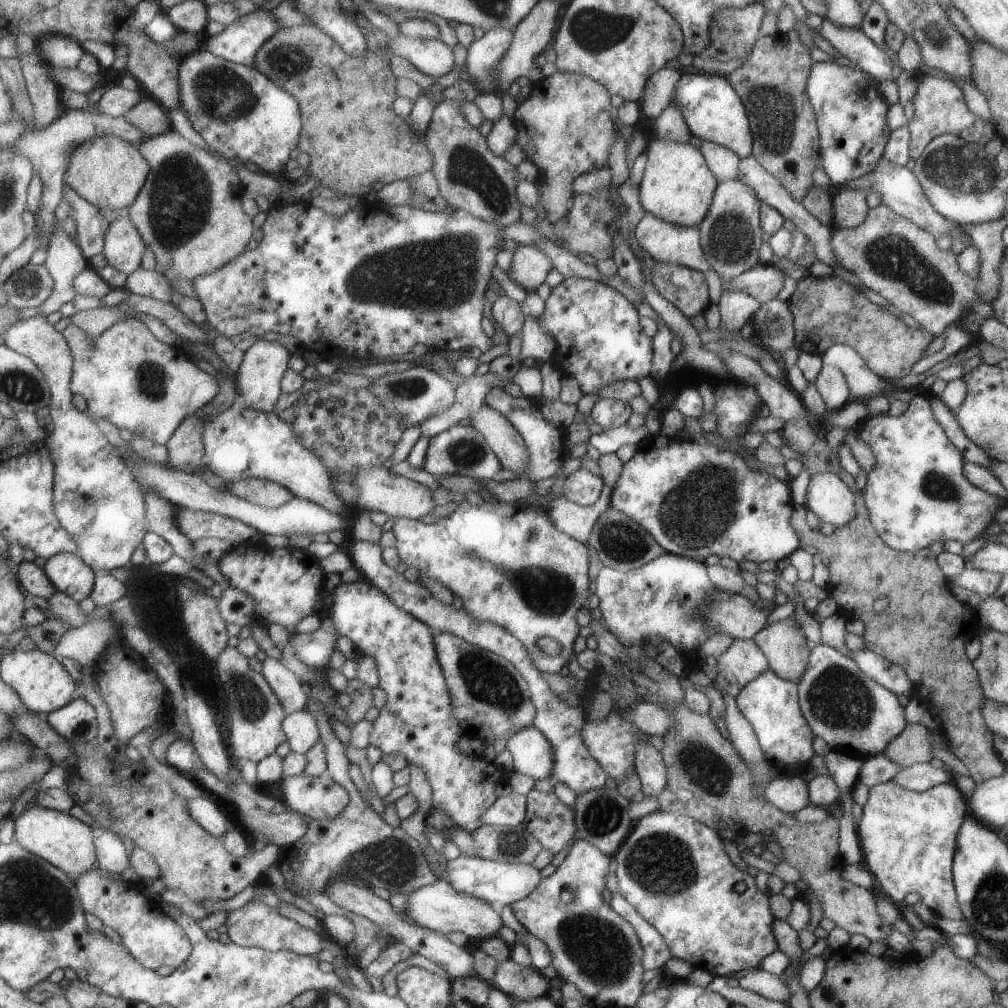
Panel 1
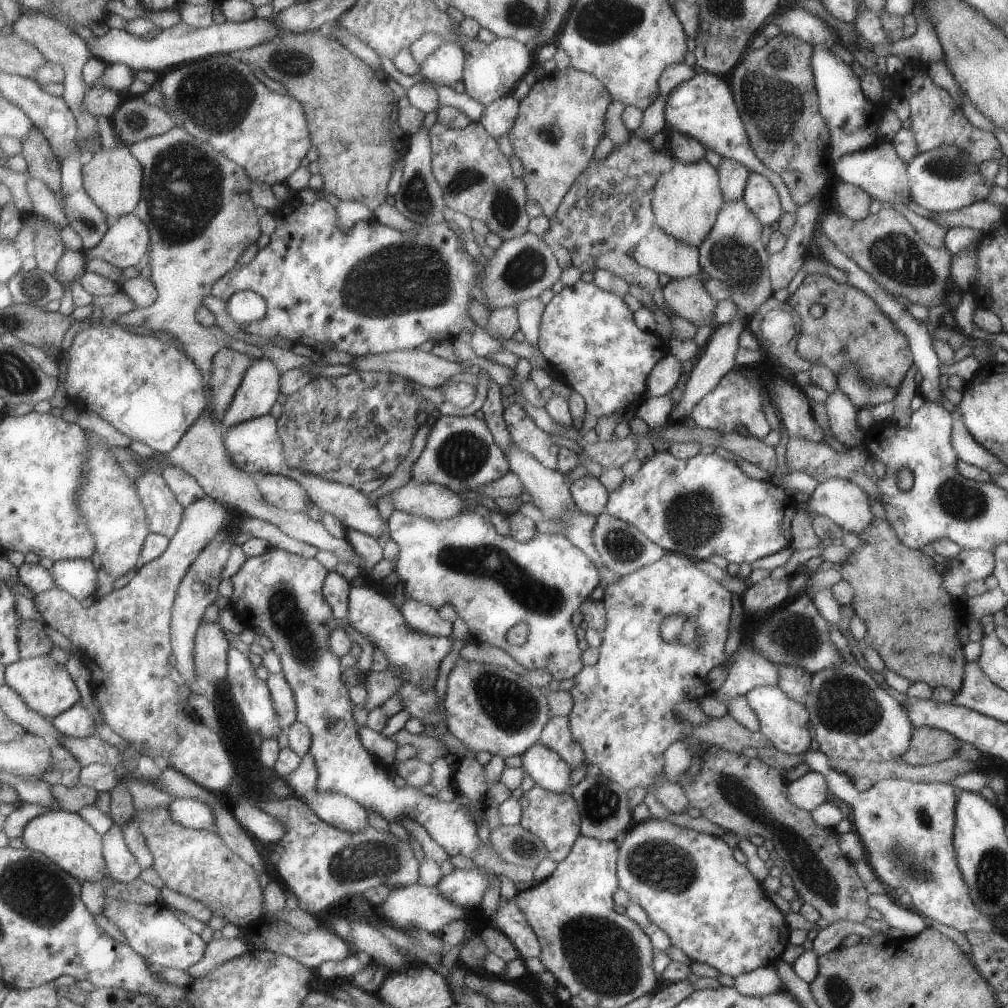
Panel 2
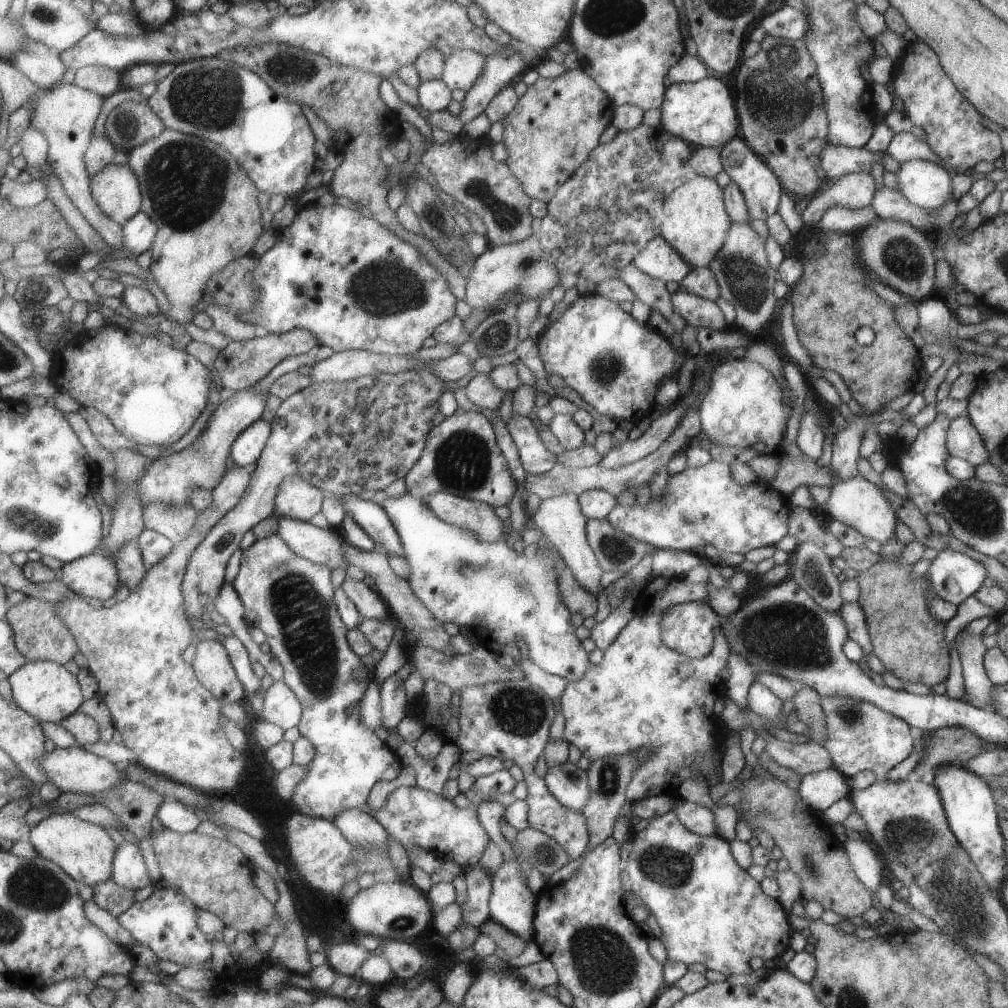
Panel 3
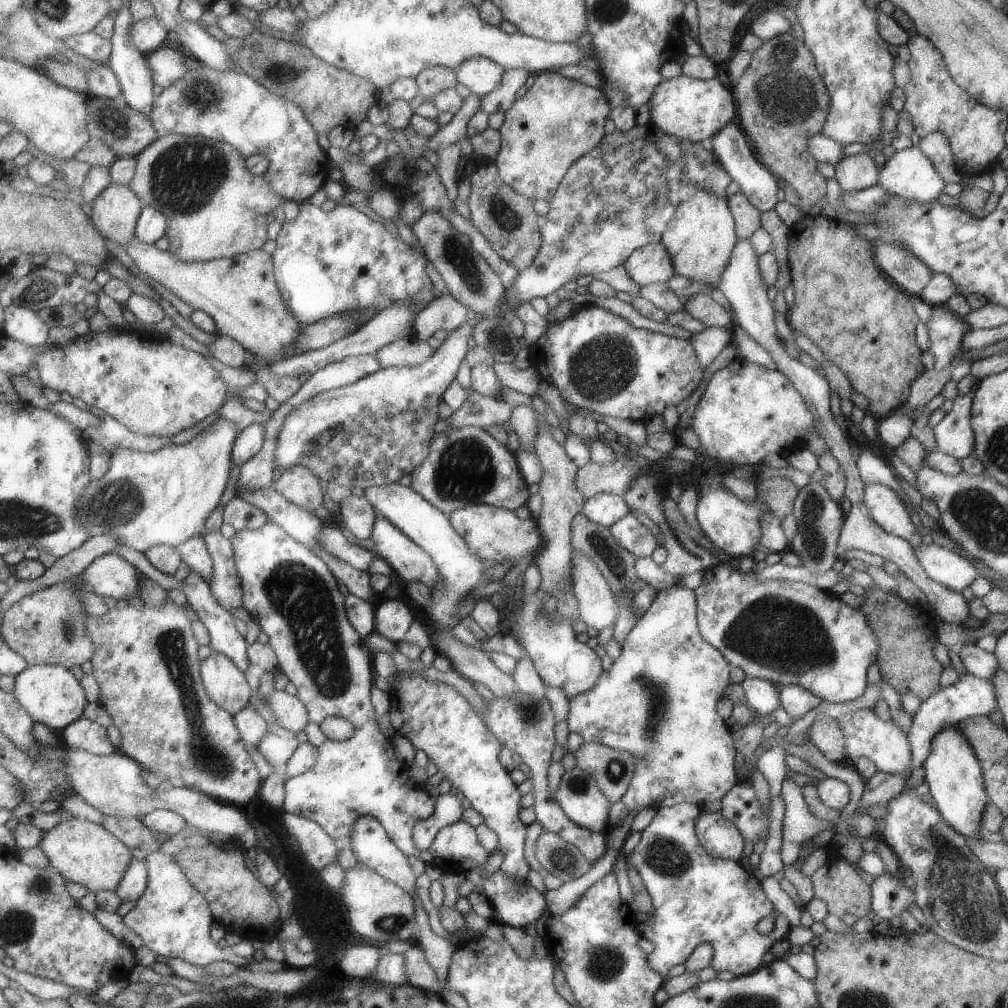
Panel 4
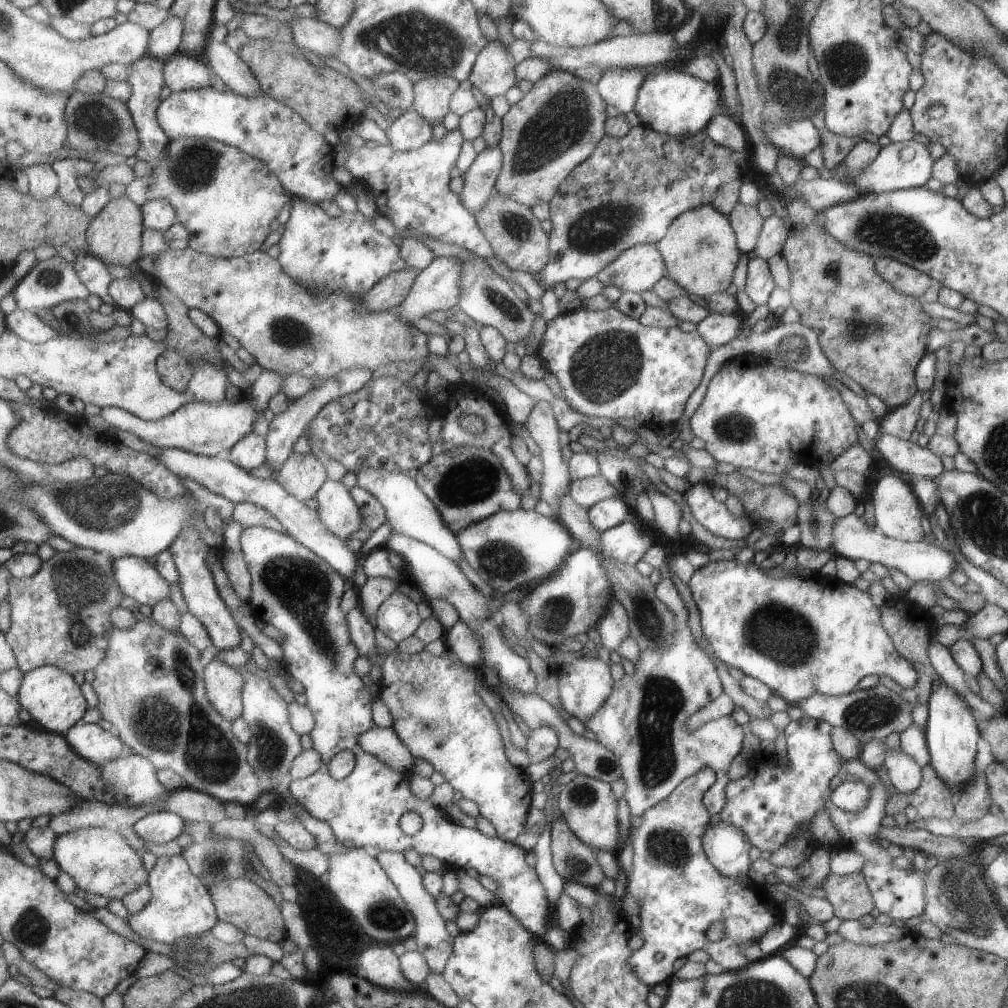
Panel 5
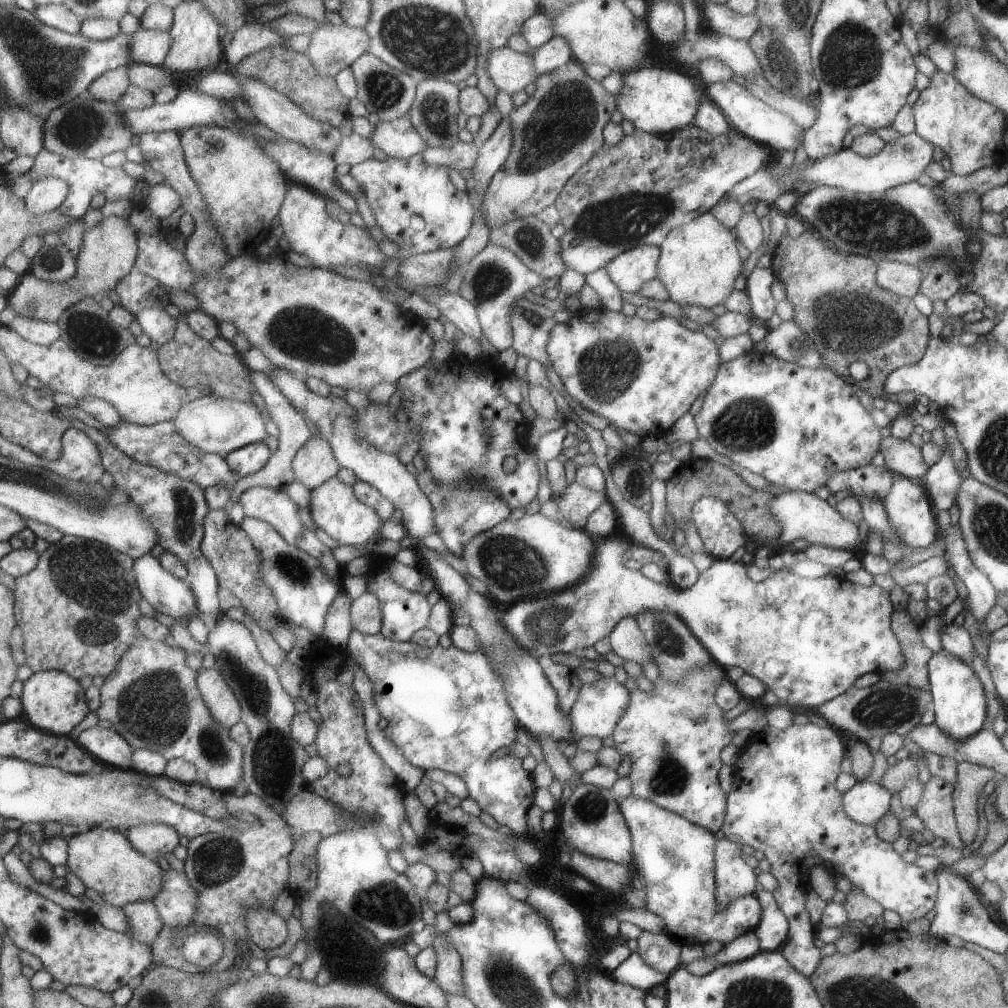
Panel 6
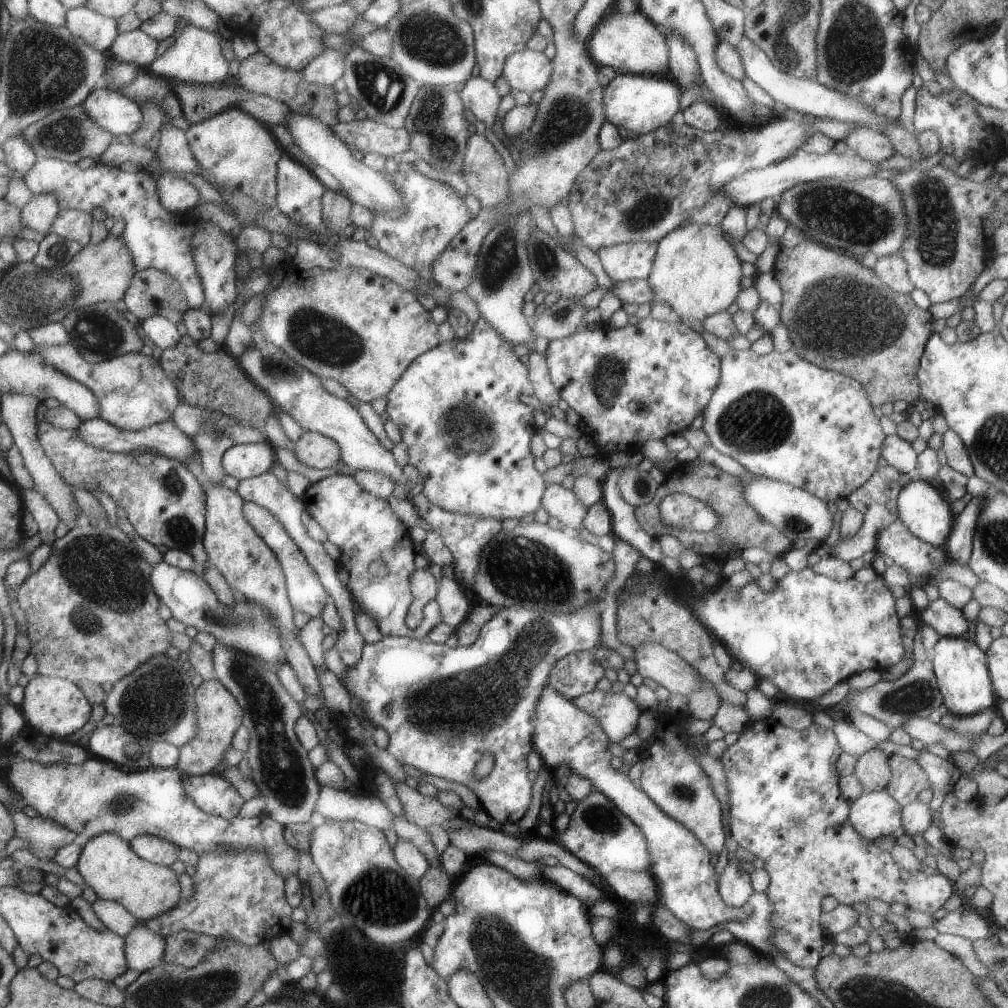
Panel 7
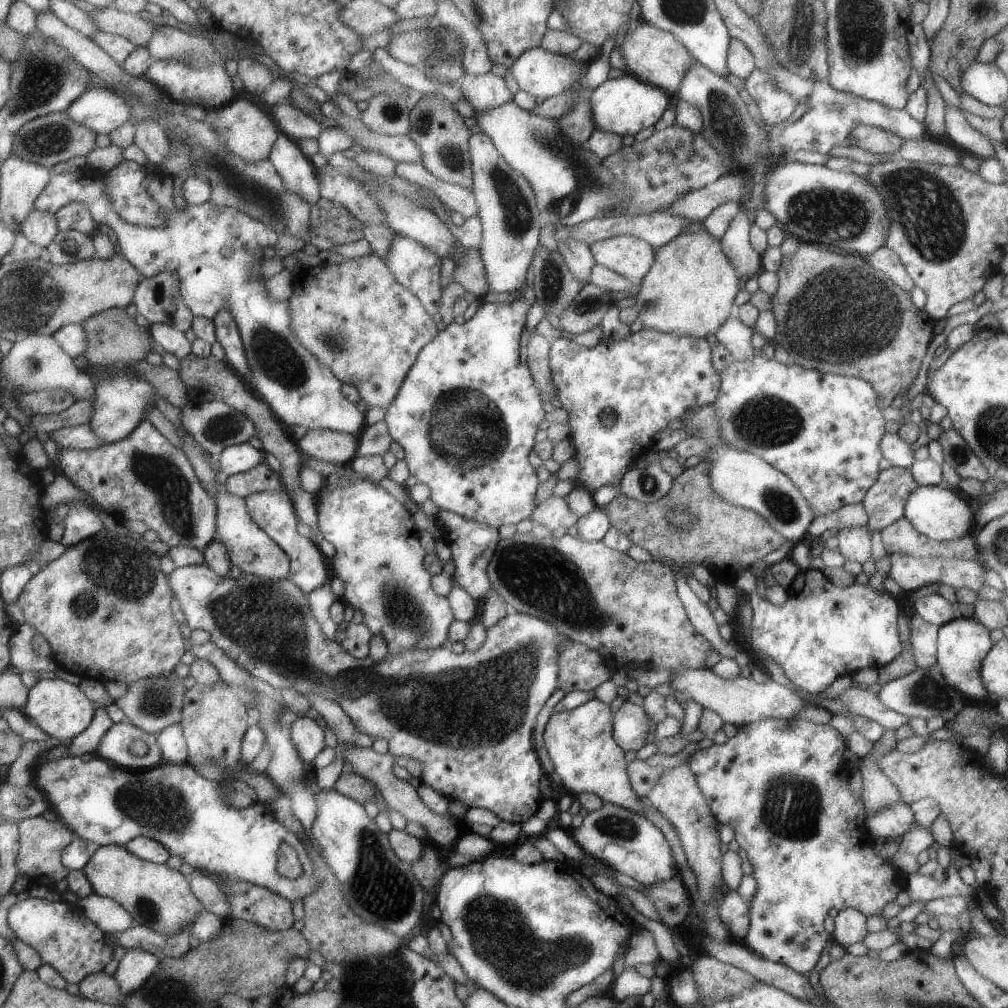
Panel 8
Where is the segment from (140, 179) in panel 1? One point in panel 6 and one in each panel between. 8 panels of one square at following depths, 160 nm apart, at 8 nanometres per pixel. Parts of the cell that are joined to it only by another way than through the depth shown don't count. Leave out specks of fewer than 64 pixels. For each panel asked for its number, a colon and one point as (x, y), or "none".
2: (114, 179)
3: (116, 188)
4: (115, 213)
5: (115, 236)
6: (109, 253)

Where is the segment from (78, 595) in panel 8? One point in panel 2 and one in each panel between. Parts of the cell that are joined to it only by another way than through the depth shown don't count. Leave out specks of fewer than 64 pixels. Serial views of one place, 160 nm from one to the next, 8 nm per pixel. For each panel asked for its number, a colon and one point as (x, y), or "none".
2: (34, 641)
3: (41, 634)
4: (49, 627)
5: (62, 616)
6: (79, 610)
7: (93, 612)

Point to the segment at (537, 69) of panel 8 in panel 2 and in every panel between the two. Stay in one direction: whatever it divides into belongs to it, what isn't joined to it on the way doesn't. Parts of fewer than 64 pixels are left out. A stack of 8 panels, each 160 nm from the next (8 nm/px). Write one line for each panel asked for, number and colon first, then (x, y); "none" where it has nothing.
2: (444, 67)
3: (461, 69)
4: (478, 74)
5: (492, 73)
6: (509, 71)
7: (527, 70)

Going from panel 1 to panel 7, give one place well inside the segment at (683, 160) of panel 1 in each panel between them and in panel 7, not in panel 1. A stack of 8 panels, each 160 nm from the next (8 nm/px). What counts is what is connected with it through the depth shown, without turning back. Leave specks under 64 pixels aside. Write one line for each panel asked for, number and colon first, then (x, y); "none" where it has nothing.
2: (686, 199)
3: (695, 223)
4: (699, 237)
5: (699, 253)
6: (698, 262)
7: (696, 272)

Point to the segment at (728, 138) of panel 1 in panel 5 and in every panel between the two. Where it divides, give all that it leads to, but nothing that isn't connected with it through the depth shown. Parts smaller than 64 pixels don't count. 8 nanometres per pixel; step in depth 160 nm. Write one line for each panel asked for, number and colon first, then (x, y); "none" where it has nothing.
2: (703, 107)
3: (702, 112)
4: (691, 109)
5: (670, 101)

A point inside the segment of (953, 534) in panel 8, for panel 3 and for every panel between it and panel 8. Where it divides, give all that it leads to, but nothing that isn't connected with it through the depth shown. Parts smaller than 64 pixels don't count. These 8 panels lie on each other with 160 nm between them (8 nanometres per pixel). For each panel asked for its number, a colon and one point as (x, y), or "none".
3: (858, 503)
4: (886, 509)
5: (897, 512)
6: (909, 509)
7: (922, 507)

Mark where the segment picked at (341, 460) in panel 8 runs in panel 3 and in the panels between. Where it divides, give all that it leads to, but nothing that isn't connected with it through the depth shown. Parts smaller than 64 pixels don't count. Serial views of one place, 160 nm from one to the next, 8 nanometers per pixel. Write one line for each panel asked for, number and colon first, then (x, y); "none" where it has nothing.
3: (298, 498)
4: (299, 485)
5: (303, 474)
6: (316, 462)
7: (314, 449)

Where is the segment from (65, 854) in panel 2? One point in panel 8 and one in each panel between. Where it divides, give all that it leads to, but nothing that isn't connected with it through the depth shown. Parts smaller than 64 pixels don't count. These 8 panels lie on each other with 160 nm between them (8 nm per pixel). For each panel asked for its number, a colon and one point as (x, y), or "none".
3: (87, 851)
4: (84, 852)
5: (101, 861)
6: (105, 860)
7: (109, 864)
8: (161, 898)

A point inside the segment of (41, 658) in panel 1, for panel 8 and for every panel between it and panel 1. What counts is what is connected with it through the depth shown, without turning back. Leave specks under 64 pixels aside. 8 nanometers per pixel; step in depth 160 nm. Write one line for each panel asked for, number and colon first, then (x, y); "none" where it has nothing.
2: (46, 685)
3: (47, 690)
4: (52, 694)
5: (51, 695)
6: (54, 701)
7: (56, 707)
8: (61, 709)

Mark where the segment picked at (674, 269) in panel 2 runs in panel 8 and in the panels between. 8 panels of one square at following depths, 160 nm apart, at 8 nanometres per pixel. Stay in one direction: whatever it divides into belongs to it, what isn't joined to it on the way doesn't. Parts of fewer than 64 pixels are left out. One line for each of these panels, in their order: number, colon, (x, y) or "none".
3: (658, 260)
4: (649, 264)
5: (636, 269)
6: (628, 271)
7: (625, 261)
8: (628, 256)

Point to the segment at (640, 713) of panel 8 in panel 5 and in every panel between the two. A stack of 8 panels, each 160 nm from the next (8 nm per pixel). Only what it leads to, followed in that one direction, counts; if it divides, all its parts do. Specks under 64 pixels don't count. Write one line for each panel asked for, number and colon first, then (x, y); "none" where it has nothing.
5: (584, 684)
6: (599, 705)
7: (616, 714)

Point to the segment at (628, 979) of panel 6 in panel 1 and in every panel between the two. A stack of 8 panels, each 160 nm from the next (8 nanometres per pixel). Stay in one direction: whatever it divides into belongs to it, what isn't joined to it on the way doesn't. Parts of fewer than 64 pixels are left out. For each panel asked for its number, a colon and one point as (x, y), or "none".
1: (673, 870)
2: (710, 906)
3: (709, 910)
4: (696, 899)
5: (679, 893)

